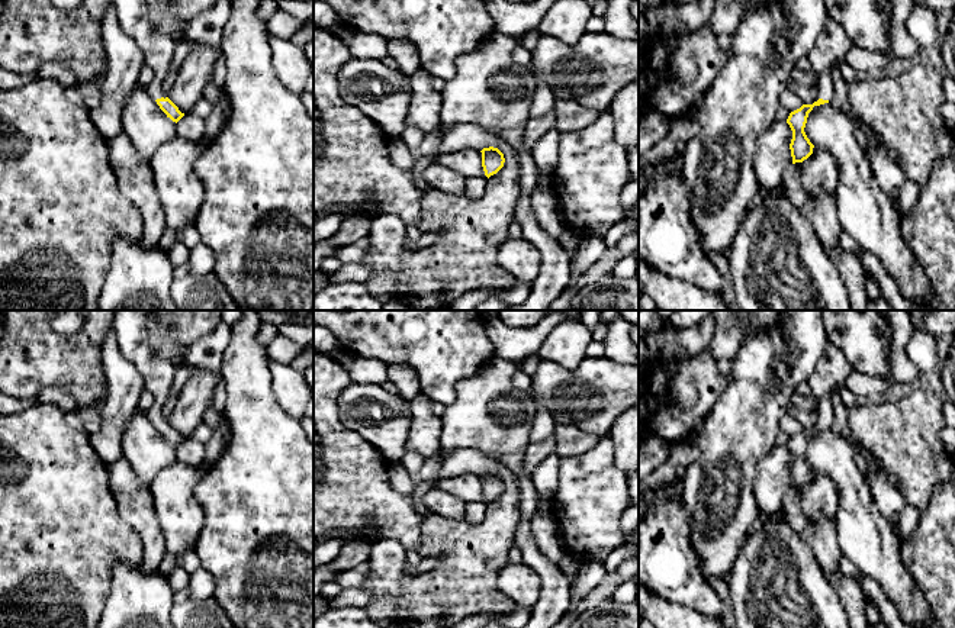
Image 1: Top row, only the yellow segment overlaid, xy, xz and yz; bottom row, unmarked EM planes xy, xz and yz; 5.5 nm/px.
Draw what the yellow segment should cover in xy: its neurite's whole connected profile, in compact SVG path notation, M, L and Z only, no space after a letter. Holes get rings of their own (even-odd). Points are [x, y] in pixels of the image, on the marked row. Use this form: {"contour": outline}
{"contour": "M110 0L115 7L118 23L139 46L145 65L155 77L147 88L160 109L173 122L179 122L184 113L168 99L163 97L163 81L170 68L176 44L171 38L157 33L154 20L149 16L147 0Z"}

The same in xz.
{"contour": "M493 146L483 148L480 152L482 152L482 167L485 175L489 178L504 167L505 158L504 154Z"}

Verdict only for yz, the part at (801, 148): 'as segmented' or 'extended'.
extended

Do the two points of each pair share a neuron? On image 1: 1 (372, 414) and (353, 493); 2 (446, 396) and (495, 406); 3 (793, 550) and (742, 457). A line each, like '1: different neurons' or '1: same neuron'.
1: different neurons
2: different neurons
3: different neurons

